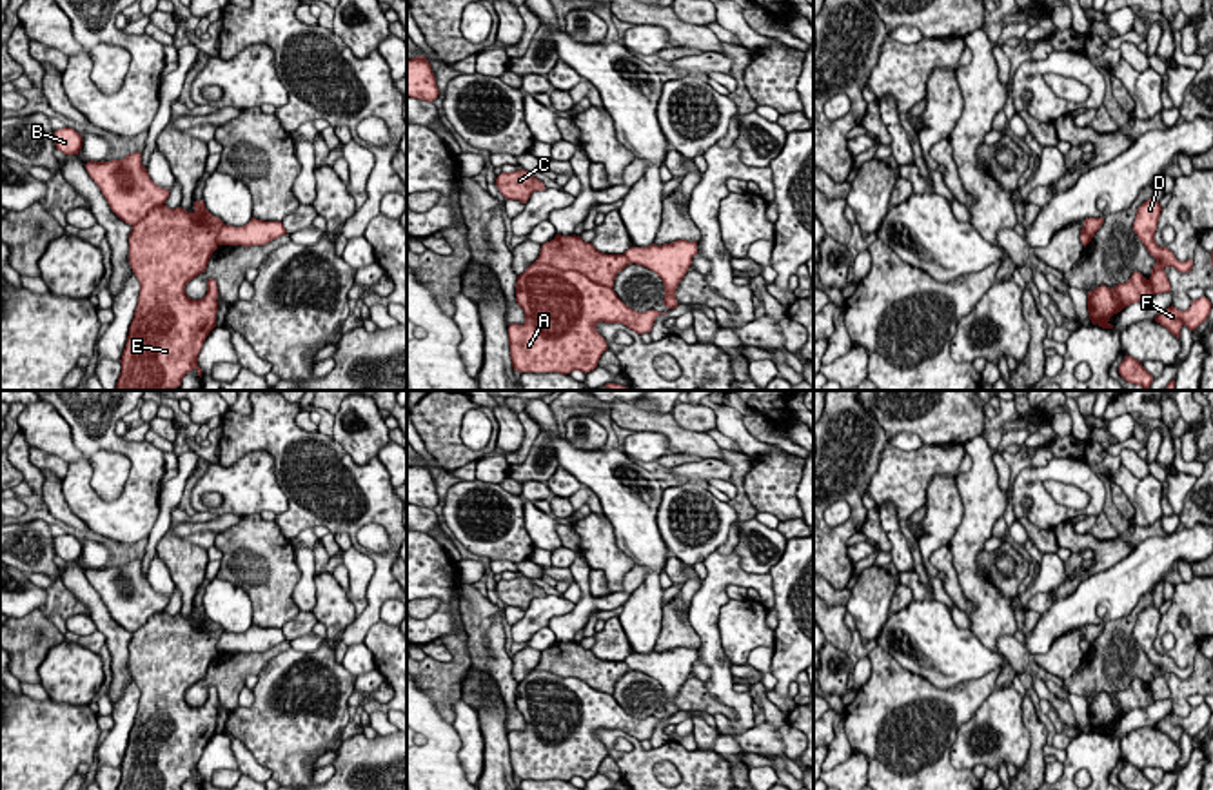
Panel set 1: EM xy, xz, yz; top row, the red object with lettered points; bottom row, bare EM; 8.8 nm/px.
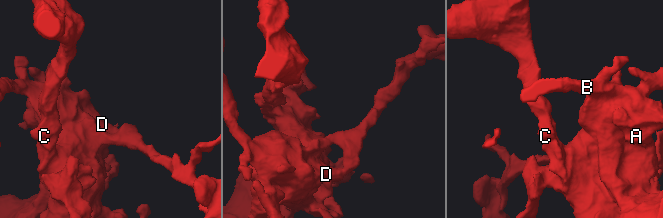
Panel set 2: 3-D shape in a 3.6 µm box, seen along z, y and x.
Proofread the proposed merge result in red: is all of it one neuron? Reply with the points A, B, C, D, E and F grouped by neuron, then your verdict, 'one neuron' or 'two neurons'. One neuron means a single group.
A B D / C E F | two neurons

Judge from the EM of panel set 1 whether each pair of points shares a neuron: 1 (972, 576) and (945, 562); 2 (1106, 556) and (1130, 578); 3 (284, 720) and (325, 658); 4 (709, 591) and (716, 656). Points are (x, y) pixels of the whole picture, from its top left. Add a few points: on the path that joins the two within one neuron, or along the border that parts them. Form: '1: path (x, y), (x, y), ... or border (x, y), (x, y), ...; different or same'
1: border (948, 545), (961, 592), (974, 605); different
2: border (1134, 549), (1077, 585); different
3: path (295, 705), (322, 672); same
4: path (709, 607), (710, 640); same

